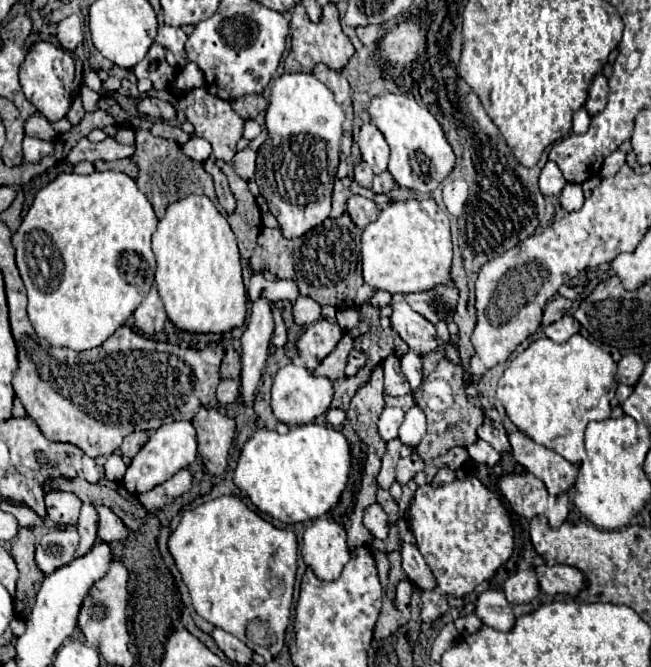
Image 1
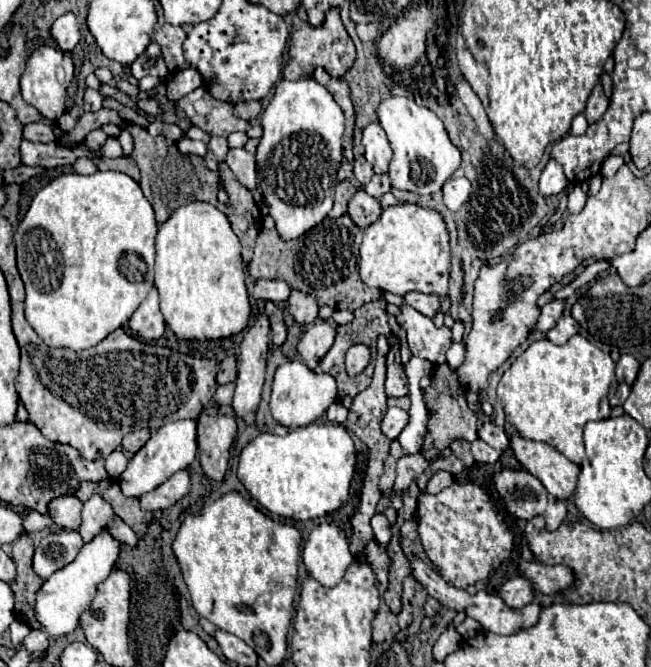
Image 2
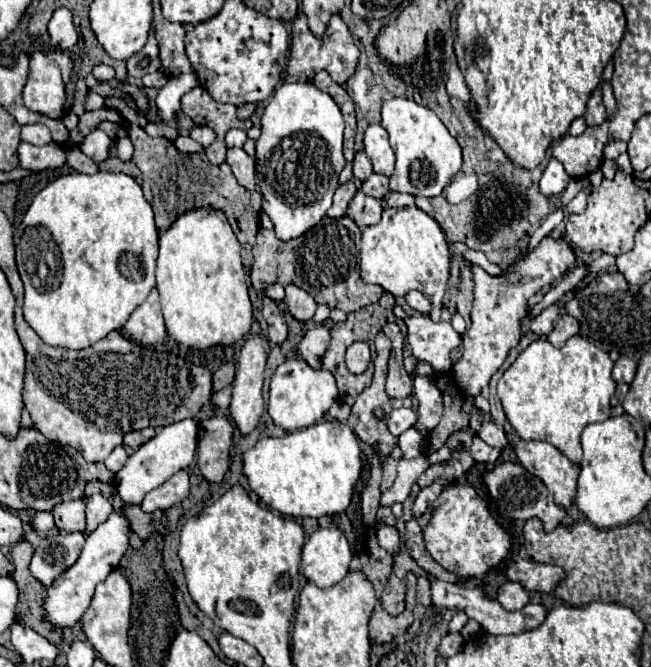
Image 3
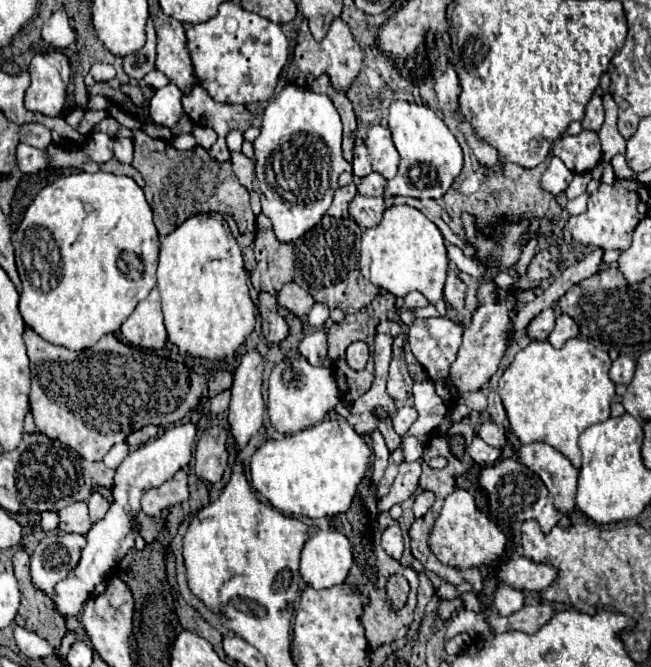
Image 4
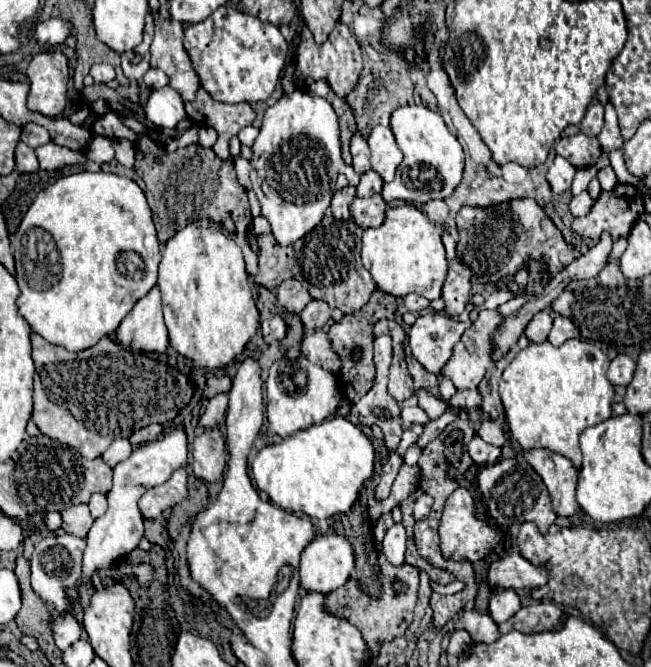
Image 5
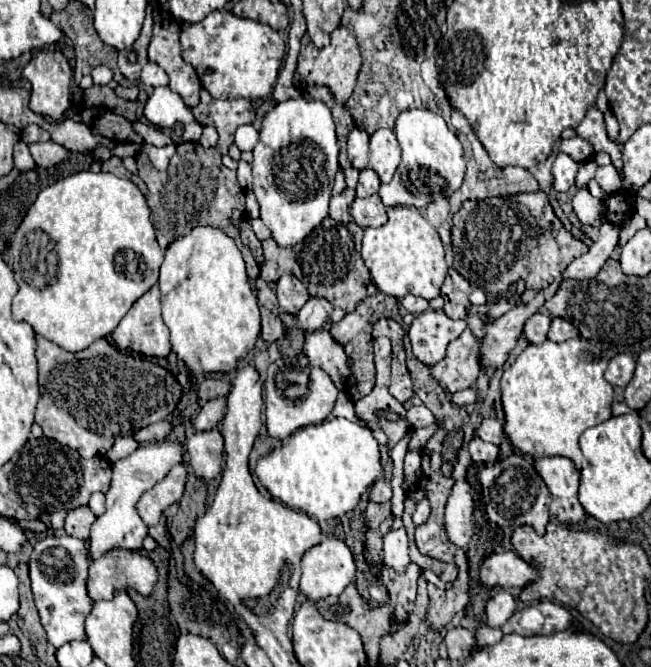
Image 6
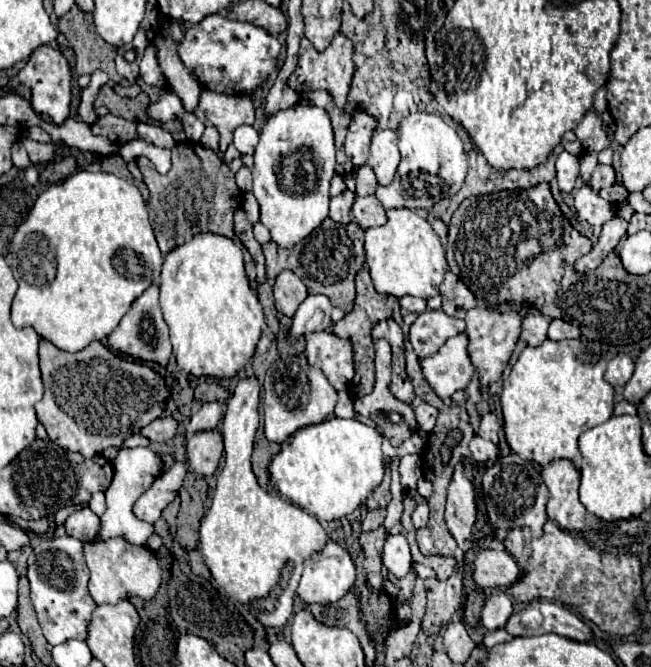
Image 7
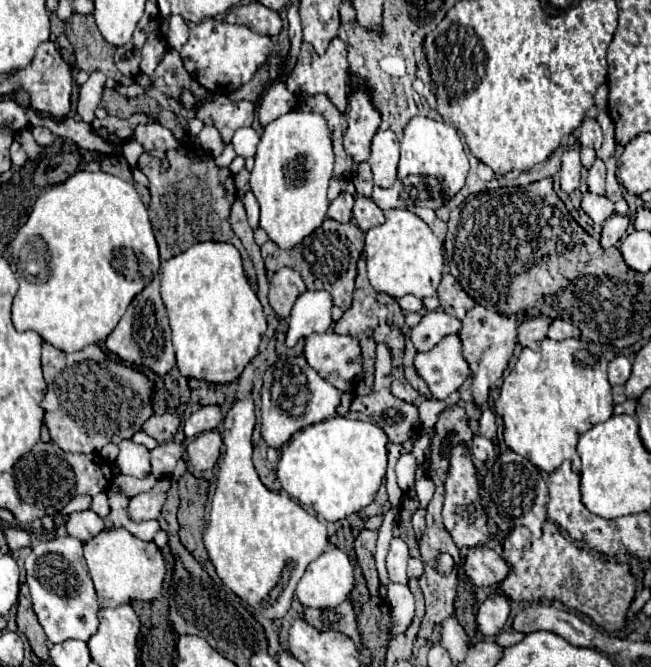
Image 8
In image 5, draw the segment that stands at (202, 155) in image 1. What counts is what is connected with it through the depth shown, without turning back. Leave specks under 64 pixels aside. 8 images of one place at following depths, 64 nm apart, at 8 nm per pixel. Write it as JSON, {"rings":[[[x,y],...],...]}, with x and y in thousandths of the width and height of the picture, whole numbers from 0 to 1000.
{"rings":[[[292,189],[276,207],[264,208],[260,216],[255,216],[252,225],[255,225],[255,228],[267,228],[275,222],[301,216],[301,213],[304,213],[304,192],[301,192],[301,189]]]}

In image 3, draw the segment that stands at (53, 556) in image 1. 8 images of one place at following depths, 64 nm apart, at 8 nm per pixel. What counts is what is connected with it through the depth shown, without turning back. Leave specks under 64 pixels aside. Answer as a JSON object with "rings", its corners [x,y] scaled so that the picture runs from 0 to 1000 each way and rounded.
{"rings":[[[92,795],[80,804],[71,804],[52,825],[46,843],[49,864],[74,882],[80,870],[86,870],[86,864],[98,861],[120,840],[126,819],[129,819],[129,801],[123,798]]]}

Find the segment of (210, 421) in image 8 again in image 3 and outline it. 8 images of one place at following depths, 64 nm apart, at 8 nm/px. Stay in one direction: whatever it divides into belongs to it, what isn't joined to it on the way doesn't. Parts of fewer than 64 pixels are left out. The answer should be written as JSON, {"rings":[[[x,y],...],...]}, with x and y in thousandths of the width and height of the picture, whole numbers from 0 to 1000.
{"rings":[[[341,582],[338,588],[326,591],[326,603],[332,612],[350,612],[353,609],[353,594],[356,594],[356,582]]]}

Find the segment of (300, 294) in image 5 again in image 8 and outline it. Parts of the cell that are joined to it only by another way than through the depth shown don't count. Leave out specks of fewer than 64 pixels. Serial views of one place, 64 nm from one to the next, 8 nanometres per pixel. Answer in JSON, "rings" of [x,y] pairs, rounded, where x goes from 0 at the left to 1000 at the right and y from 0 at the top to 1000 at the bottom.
{"rings":[[[430,402],[418,417],[415,417],[415,438],[412,438],[412,453],[418,465],[430,477],[442,477],[452,450],[470,435],[461,411],[449,402]]]}

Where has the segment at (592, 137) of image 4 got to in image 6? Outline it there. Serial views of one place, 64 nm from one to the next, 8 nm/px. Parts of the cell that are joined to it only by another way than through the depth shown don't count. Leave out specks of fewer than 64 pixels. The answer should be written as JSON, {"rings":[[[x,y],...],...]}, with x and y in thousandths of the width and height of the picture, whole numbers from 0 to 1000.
{"rings":[[[882,204],[876,210],[863,210],[860,213],[860,228],[869,228],[885,243],[897,243],[897,240],[906,240],[912,234],[909,219],[888,204]]]}

